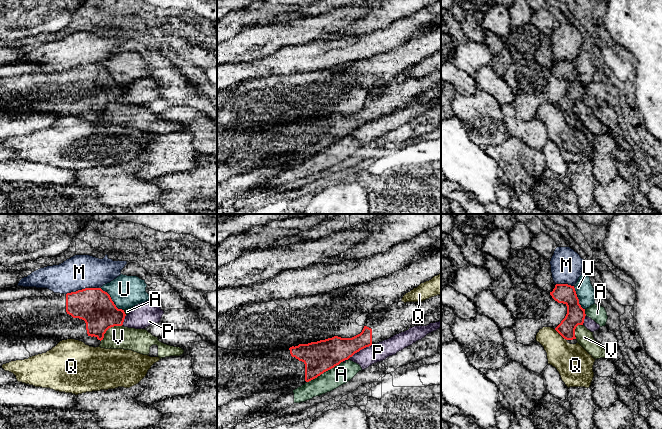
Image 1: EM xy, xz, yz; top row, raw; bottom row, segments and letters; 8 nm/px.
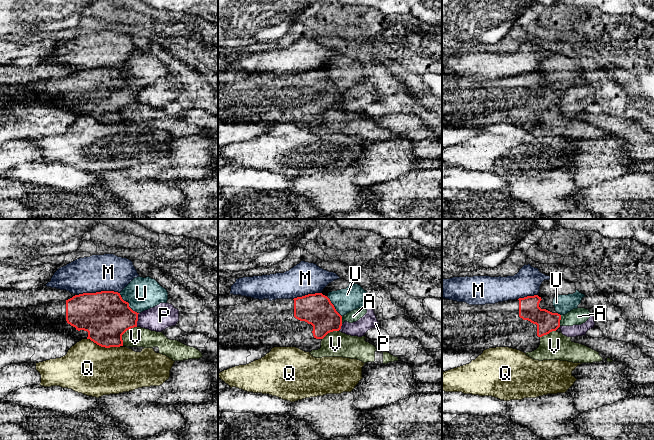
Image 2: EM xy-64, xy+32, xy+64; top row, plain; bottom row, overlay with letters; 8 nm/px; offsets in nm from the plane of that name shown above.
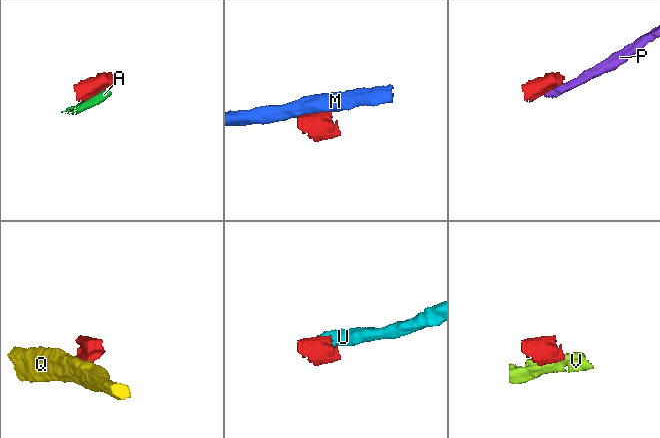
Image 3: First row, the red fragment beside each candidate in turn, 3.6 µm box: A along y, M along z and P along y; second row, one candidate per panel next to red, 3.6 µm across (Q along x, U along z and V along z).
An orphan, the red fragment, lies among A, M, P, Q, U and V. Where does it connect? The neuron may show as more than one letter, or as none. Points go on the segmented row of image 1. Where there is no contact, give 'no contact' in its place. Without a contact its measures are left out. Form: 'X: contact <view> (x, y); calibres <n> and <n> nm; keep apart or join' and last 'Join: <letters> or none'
A: contact xz (324, 371); calibres 260 and 160 nm; keep apart
M: contact xy (83, 289); calibres 280 and 280 nm; keep apart
P: contact xz (359, 350); calibres 240 and 150 nm; keep apart
Q: contact yz (560, 334); calibres 150 and 280 nm; keep apart
U: contact xy (111, 300); calibres 280 and 260 nm; keep apart
V: contact xy (109, 327); calibres 280 and 190 nm; keep apart
Join: none

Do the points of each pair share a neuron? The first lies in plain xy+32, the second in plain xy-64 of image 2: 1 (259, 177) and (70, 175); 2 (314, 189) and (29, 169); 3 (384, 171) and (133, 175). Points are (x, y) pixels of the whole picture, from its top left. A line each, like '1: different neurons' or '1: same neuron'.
1: same neuron
2: different neurons
3: different neurons

